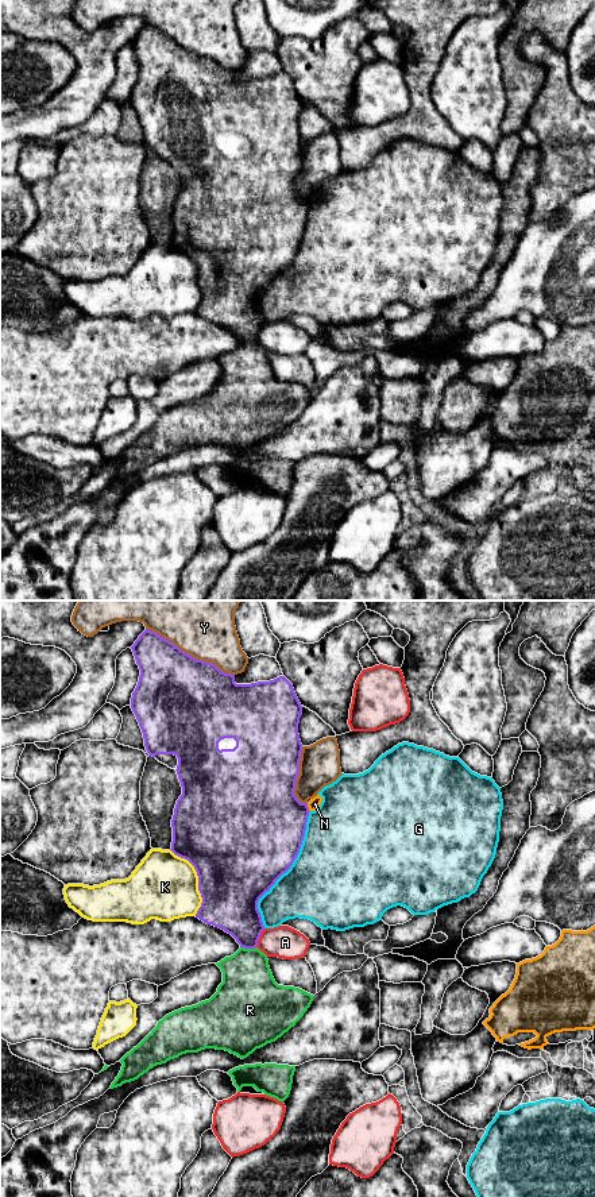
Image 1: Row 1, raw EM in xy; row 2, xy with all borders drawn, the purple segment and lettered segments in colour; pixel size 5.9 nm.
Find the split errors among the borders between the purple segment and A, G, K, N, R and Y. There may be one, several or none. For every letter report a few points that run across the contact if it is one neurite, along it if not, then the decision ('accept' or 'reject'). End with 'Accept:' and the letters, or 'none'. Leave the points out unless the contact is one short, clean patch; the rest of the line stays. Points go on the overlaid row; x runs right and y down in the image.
A: reject
G: reject
K: reject
N: line xy (306, 804), (309, 811); reject
R: line xy (240, 946), (255, 948); reject
Y: reject
Accept: none

